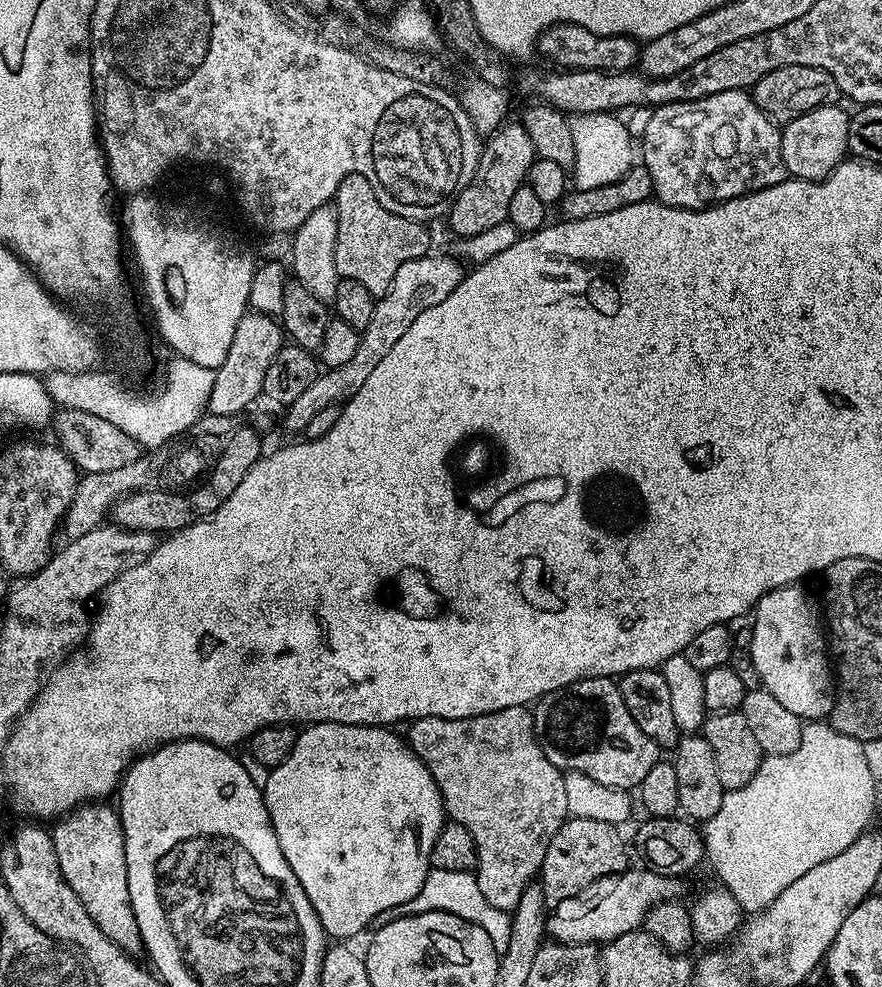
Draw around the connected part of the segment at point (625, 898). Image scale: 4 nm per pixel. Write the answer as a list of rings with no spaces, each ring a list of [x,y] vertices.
[[[632,866],[618,874],[598,878],[593,884],[588,885],[583,895],[571,896],[555,904],[546,916],[547,935],[558,944],[595,944],[600,946],[609,940],[622,938],[622,934],[637,931],[643,925],[646,914],[650,914],[650,910],[654,910],[654,906],[667,900],[680,900],[683,897],[685,881],[681,877],[654,872],[647,866],[639,867]]]

